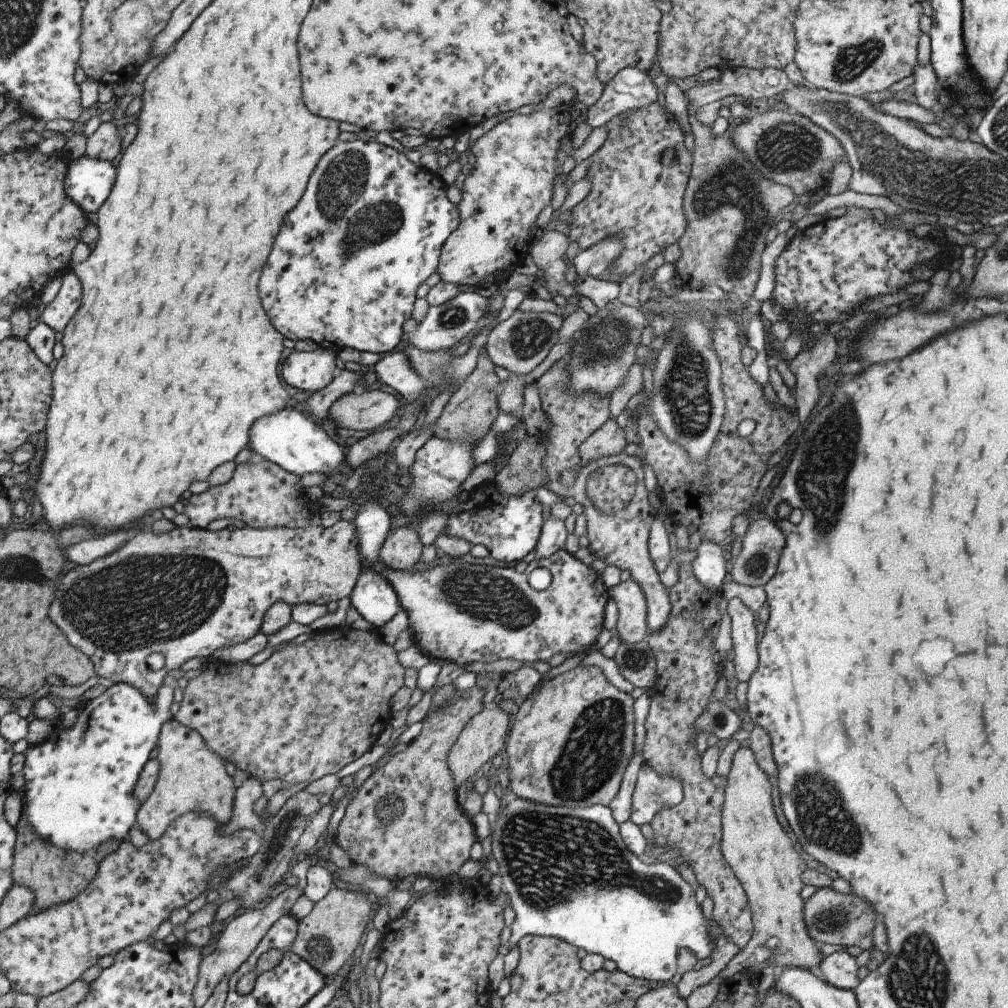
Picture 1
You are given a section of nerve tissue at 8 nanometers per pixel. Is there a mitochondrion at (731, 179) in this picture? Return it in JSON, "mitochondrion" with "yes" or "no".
{"mitochondrion":"yes"}

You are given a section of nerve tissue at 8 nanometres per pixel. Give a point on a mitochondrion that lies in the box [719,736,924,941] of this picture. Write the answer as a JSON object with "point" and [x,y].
{"point":[814,796]}

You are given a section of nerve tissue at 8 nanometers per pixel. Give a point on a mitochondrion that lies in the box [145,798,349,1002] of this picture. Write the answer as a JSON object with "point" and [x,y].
{"point":[319,948]}

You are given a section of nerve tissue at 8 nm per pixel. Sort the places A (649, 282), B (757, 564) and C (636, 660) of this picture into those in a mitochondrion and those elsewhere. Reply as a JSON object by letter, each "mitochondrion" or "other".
{"A":"other","B":"mitochondrion","C":"mitochondrion"}

